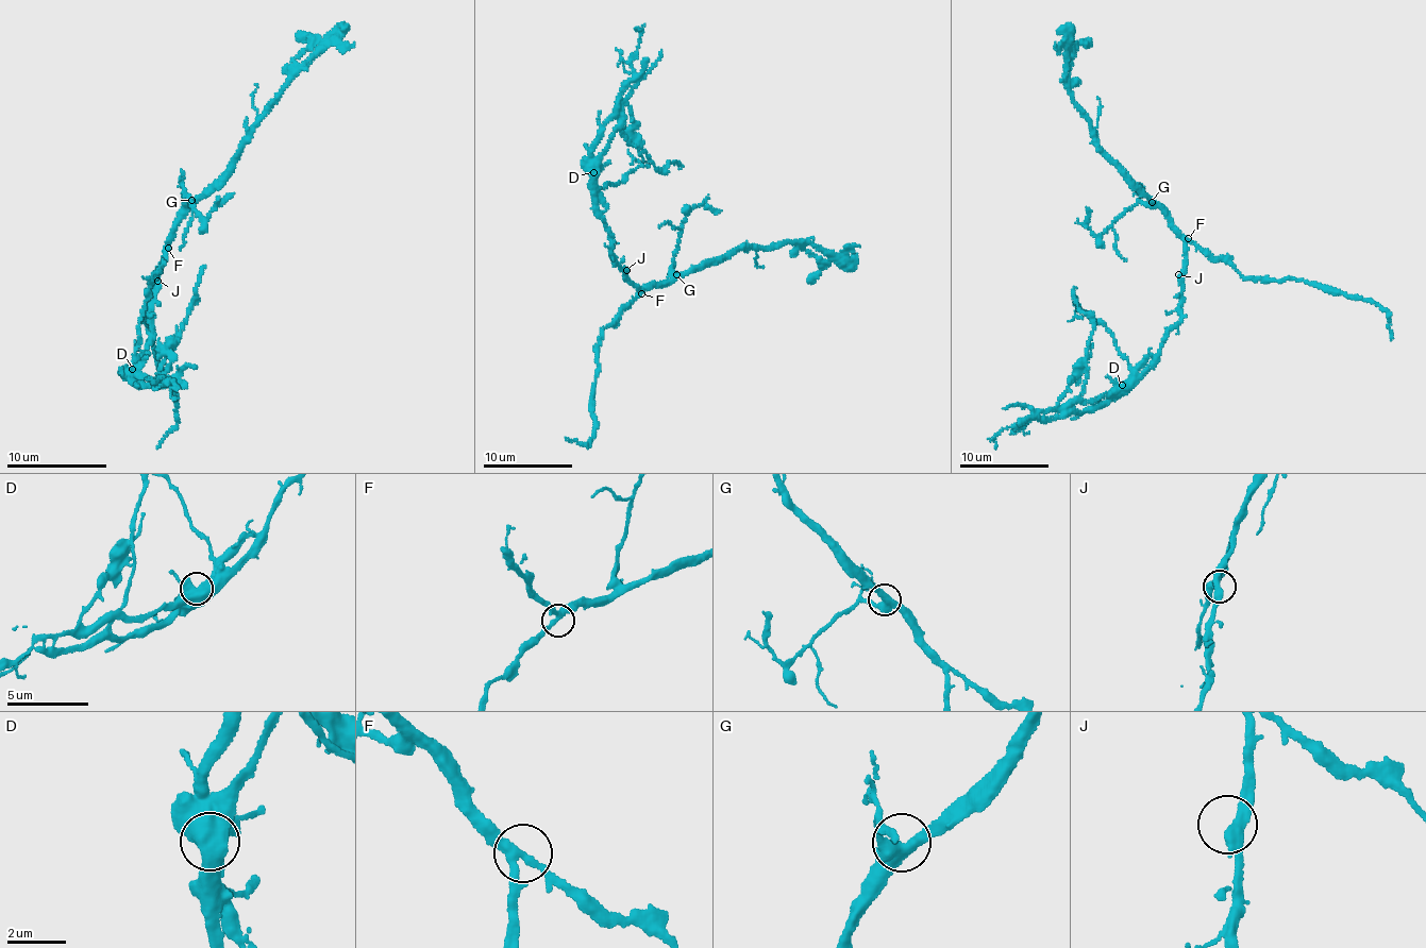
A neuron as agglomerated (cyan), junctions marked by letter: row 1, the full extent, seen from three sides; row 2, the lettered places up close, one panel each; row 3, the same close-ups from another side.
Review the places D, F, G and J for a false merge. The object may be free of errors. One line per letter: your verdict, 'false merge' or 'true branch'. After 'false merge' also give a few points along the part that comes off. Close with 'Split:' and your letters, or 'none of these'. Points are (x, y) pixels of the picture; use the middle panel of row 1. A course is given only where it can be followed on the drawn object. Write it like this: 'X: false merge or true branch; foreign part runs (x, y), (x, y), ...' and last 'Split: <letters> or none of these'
D: true branch
F: true branch
G: true branch
J: true branch
Split: none of these

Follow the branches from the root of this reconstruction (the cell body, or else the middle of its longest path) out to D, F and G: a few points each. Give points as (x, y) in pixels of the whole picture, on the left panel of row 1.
D: (155, 284), (148, 352), (133, 370)
F: (155, 284), (155, 275), (168, 248)
G: (155, 284), (168, 237), (191, 200)

